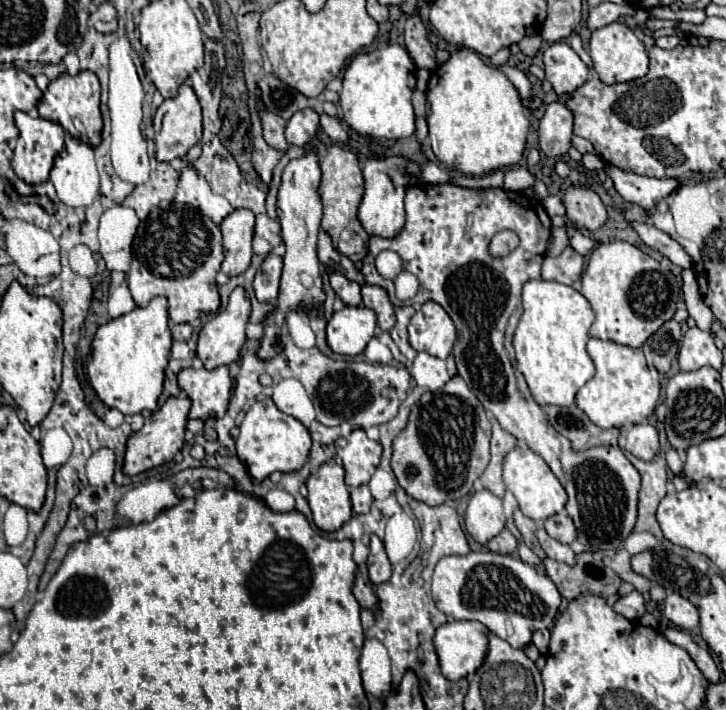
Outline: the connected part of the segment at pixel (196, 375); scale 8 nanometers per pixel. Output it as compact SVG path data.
M225 366L215 370L187 368L179 372L179 388L189 396L189 420L223 418L227 412L233 380Z

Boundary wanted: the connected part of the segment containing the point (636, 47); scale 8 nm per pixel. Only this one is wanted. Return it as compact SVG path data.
M621 22L607 24L607 26L603 26L603 28L599 28L591 34L589 56L593 60L593 68L597 70L599 78L605 84L629 82L629 80L635 80L635 78L643 78L647 74L647 64L649 64L647 50L645 50L643 42L635 36L635 32Z

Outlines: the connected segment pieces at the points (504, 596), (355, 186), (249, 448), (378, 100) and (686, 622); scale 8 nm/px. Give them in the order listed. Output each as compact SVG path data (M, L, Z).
M469 552L467 556L447 556L443 558L433 574L433 600L441 612L453 616L455 620L477 620L485 624L493 634L507 640L513 648L525 648L532 641L537 628L547 628L547 620L553 620L557 614L557 604L561 604L561 594L553 580L525 564L515 556L503 556L495 552Z
M331 146L327 150L327 156L321 160L321 172L323 172L321 186L319 186L319 194L321 194L321 202L323 202L321 228L331 236L333 246L341 254L345 254L351 262L363 260L367 254L369 234L365 232L365 228L361 226L361 222L357 218L357 208L359 208L359 202L365 192L365 180L361 174L359 158L355 152L351 152L347 148Z
M257 398L257 402L245 412L241 424L241 434L235 440L237 444L237 456L247 466L253 482L259 484L265 480L271 472L295 472L299 470L309 456L311 450L311 434L309 430L293 416L281 412L271 398Z
M391 44L373 52L357 54L343 74L341 110L343 120L359 134L371 138L409 138L415 132L411 94L415 90L415 64L407 50Z
M669 594L663 602L663 616L685 630L693 630L699 626L699 610L681 594Z

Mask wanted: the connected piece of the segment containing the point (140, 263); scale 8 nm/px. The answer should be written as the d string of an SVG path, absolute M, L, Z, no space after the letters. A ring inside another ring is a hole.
M169 202L167 206L155 206L137 228L137 236L133 240L133 262L127 272L127 284L137 306L147 306L147 302L155 296L165 296L169 300L169 318L173 322L193 322L201 314L217 312L221 306L215 276L221 268L223 258L225 254L219 226L193 206Z

